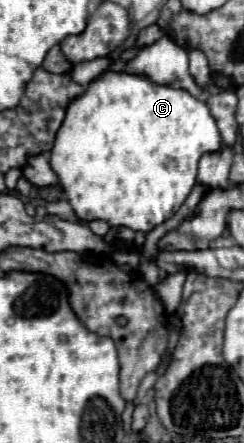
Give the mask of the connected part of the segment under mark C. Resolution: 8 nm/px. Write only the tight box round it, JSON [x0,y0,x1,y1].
[49,71,221,233]

